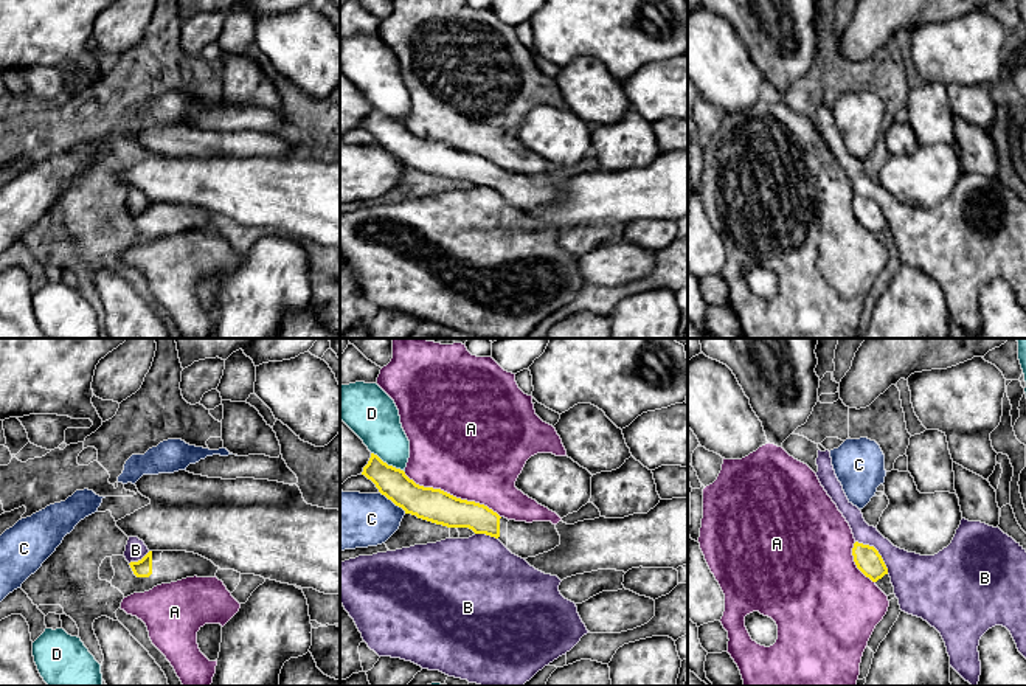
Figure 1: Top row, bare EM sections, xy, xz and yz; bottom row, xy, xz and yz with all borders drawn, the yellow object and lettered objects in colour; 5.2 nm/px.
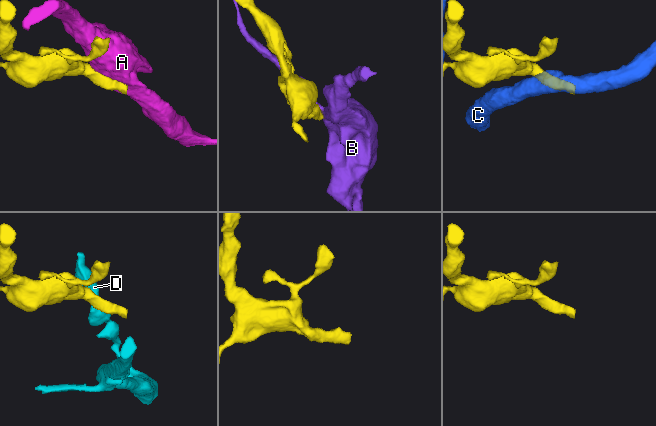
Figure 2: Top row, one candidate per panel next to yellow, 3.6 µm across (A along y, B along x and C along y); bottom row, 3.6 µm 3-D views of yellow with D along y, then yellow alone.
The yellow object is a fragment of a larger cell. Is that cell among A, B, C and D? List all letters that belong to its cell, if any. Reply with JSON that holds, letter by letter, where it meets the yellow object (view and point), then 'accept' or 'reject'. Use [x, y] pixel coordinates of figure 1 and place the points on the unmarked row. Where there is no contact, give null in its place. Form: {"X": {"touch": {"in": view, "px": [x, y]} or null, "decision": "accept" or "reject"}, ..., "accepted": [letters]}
{"A": {"touch": {"in": "xz", "px": [452, 148]}, "decision": "reject"}, "B": {"touch": {"in": "yz", "px": [877, 204]}, "decision": "reject"}, "C": {"touch": {"in": "xz", "px": [393, 154]}, "decision": "reject"}, "D": {"touch": {"in": "xz", "px": [387, 117]}, "decision": "reject"}, "accepted": []}

